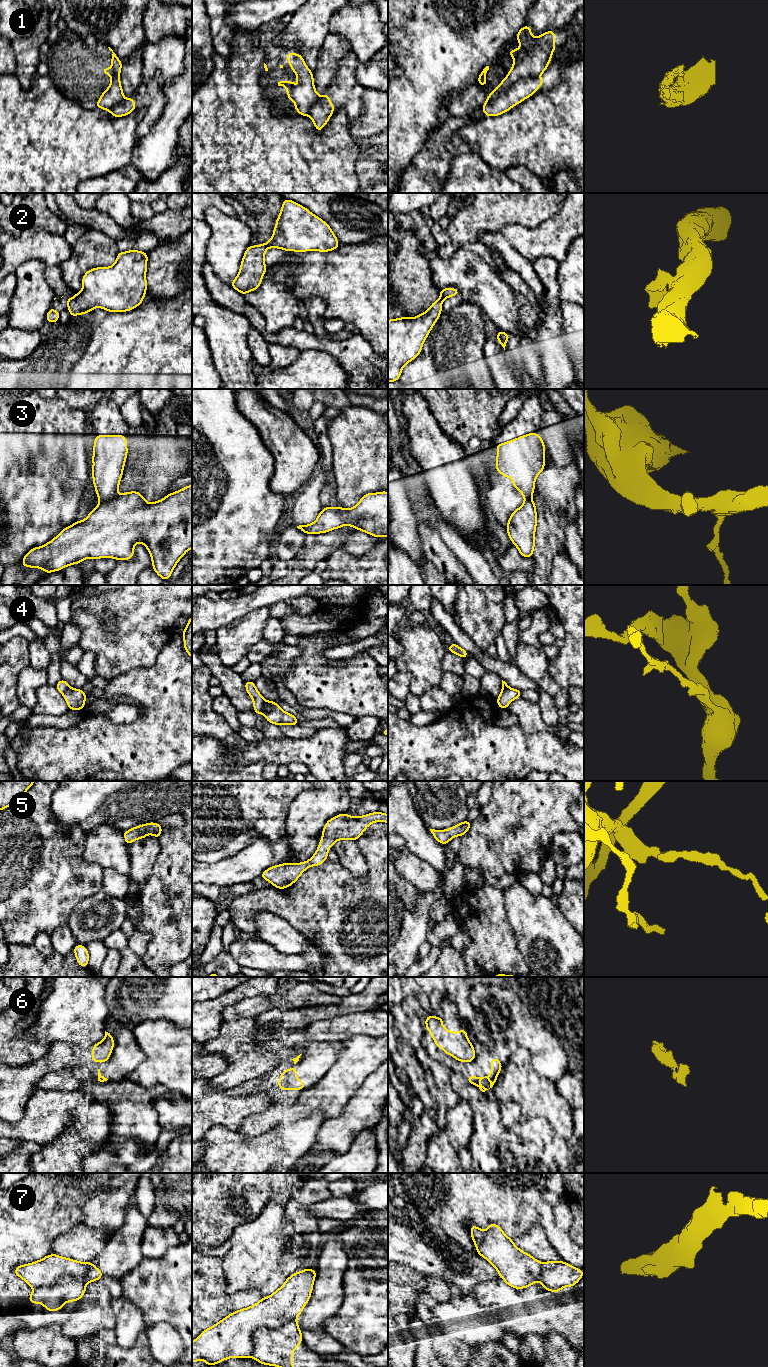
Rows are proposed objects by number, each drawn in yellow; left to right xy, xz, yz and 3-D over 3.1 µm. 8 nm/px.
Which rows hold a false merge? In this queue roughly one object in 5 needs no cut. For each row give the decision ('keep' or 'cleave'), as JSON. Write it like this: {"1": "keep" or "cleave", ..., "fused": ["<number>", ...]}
{"1": "cleave", "2": "cleave", "3": "cleave", "4": "cleave", "5": "keep", "6": "cleave", "7": "cleave", "fused": ["1", "2", "3", "4", "6", "7"]}

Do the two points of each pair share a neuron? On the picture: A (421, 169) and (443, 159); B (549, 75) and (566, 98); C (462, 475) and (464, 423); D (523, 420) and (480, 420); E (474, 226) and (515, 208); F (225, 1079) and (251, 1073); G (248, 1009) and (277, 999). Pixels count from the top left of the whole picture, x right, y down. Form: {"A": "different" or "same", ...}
{"A": "same", "B": "different", "C": "different", "D": "different", "E": "same", "F": "same", "G": "same"}

